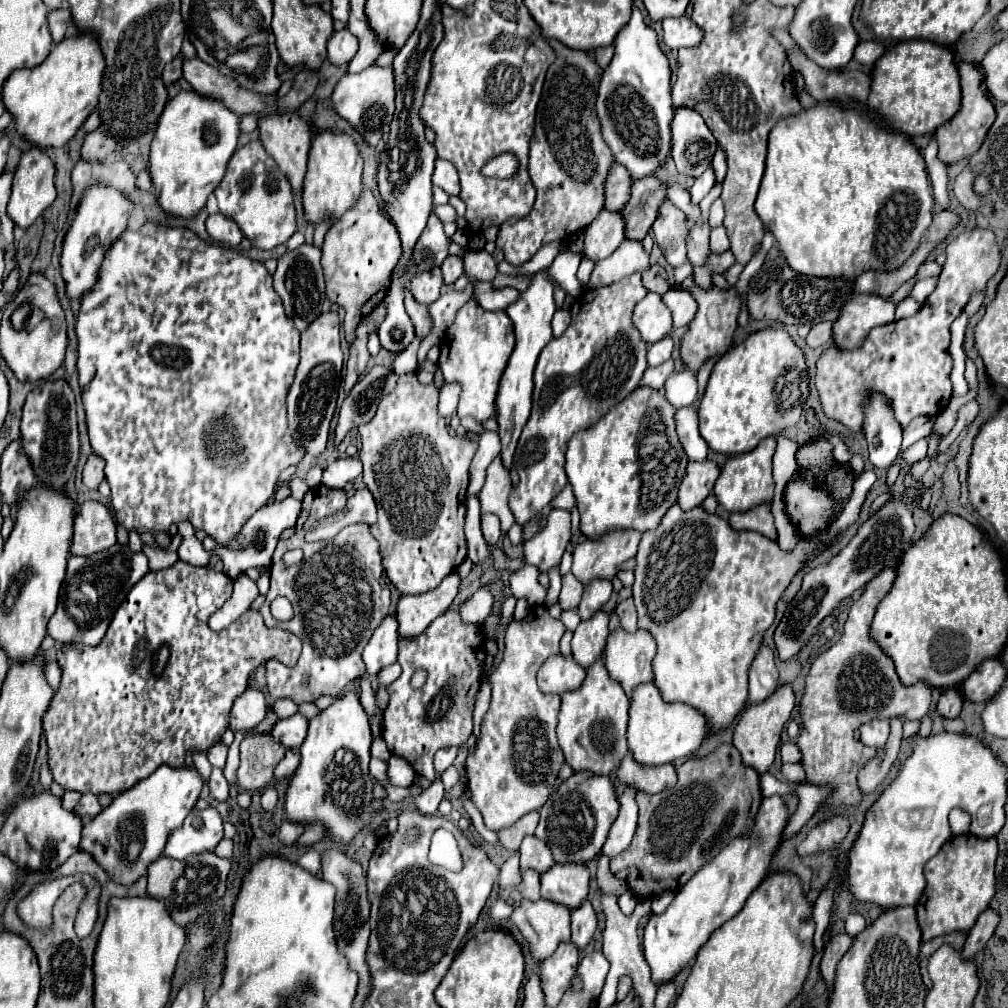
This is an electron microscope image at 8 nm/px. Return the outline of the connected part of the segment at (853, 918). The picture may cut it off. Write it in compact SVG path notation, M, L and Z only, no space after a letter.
M852 912L852 914L848 914L848 916L844 918L844 926L846 926L846 934L850 934L850 936L854 938L854 936L858 936L858 934L864 930L866 922L864 922L864 918L862 918L860 914Z

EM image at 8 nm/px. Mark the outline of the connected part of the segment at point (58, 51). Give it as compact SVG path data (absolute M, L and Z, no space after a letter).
M80 32L58 42L40 66L14 70L4 84L2 100L22 136L36 146L58 148L72 140L88 114L98 106L102 72L104 58L98 38L92 32Z

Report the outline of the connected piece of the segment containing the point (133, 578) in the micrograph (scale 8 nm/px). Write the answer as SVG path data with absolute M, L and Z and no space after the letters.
M114 544L112 548L96 552L92 556L70 556L66 578L60 588L58 608L48 622L48 634L58 644L96 646L104 638L114 618L114 612L124 602L130 588L146 572L148 572L146 556L134 554L128 546Z

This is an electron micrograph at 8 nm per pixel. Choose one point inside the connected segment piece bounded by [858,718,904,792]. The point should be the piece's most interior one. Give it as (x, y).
(875, 771)

